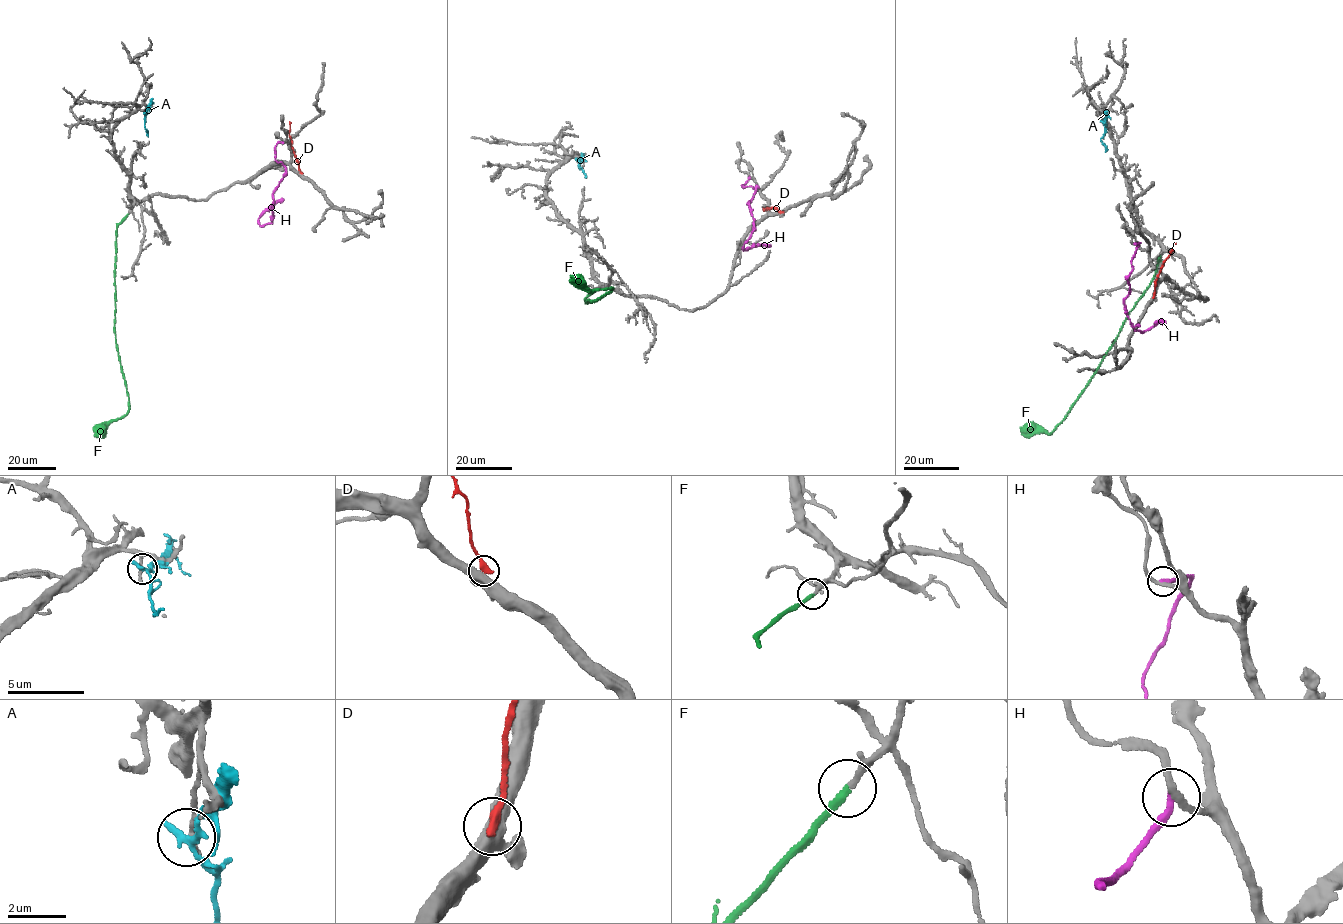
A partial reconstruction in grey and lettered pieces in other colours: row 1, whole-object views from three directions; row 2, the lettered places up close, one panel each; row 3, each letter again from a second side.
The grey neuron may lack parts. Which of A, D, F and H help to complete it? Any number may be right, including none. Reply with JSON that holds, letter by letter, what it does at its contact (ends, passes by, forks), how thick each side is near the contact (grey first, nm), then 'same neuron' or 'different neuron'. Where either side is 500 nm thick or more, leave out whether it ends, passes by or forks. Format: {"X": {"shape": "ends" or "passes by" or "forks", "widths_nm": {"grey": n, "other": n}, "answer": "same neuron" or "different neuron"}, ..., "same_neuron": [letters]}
{"A": {"shape": "forks", "widths_nm": {"grey": 180, "other": 200}, "answer": "different neuron"}, "D": {"shape": "ends", "widths_nm": {"grey": 440, "other": 380}, "answer": "different neuron"}, "F": {"shape": "ends", "widths_nm": {"grey": 200, "other": 220}, "answer": "same neuron"}, "H": {"shape": "ends", "widths_nm": {"grey": 240, "other": 280}, "answer": "different neuron"}, "same_neuron": ["F"]}

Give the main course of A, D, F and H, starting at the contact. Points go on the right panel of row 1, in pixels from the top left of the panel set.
A: (1102, 122), (1105, 134), (1101, 141), (1105, 152)
D: (1153, 297), (1155, 282), (1175, 243)
F: (1160, 256), (1149, 287), (1128, 315), (1116, 340), (1064, 420), (1049, 434), (1044, 430), (1032, 432), (1020, 427)
H: (1134, 244), (1139, 244), (1127, 279), (1126, 315), (1143, 332), (1165, 323)

